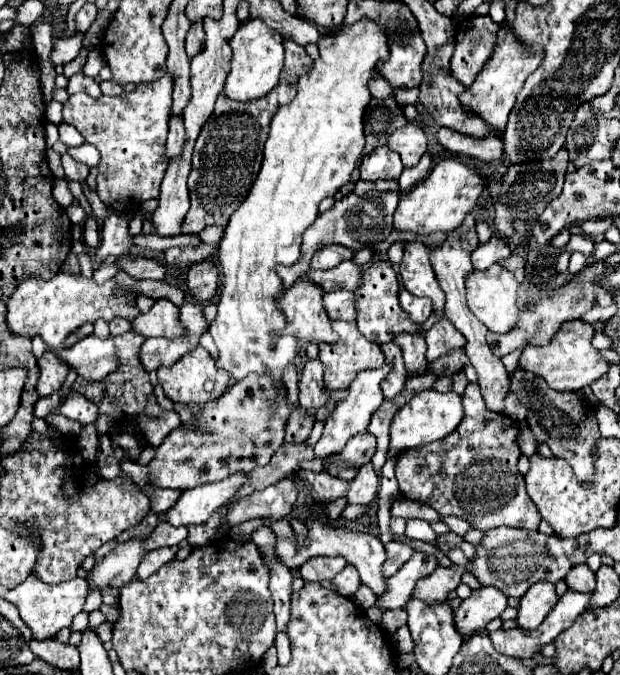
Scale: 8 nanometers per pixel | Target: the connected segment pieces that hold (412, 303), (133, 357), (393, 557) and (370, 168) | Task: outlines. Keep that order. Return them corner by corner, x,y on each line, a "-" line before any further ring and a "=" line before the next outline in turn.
404,289
400,291
400,305
410,315
410,319
416,323
424,323
430,317
430,313
434,311
430,299
420,299
420,297
408,295
408,291
404,291
=
128,331
120,337
116,337
116,349
120,351
120,367
98,383
76,379
72,385
72,391
78,391
86,399
94,401
100,407
100,413
108,413
114,421
126,419
126,427
138,435
138,441
142,447
158,447
168,437
170,431
174,431
176,427
182,425
182,421
176,411
166,411
156,403
154,387
150,385
148,373
144,371
144,367
140,365
140,359
138,359
142,343
144,343
144,337
136,335
136,331
=
388,543
386,545
386,561
384,561
384,575
392,577
410,557
412,557
414,549
410,549
404,543
=
386,145
376,147
370,155
366,155
360,163
360,179
362,181
378,181
378,179
398,179
402,173
400,155
390,151

